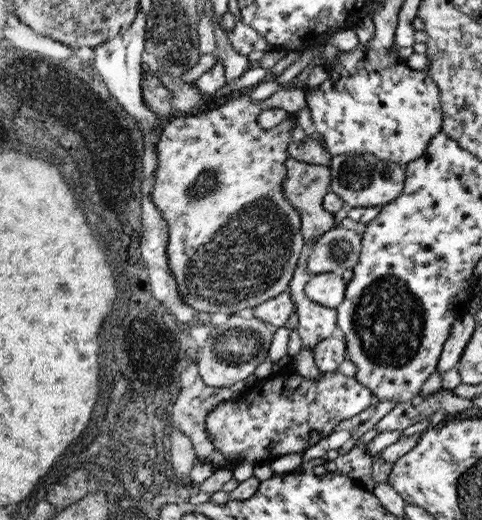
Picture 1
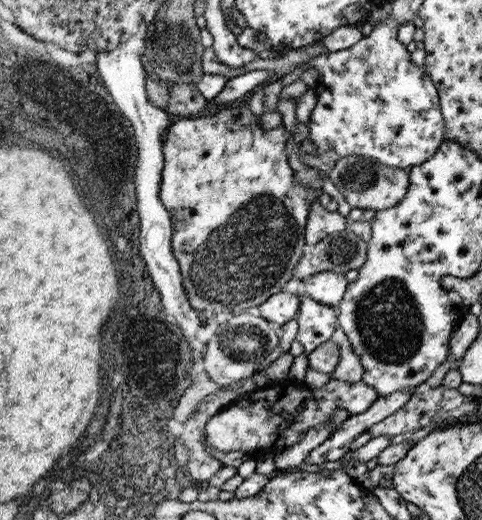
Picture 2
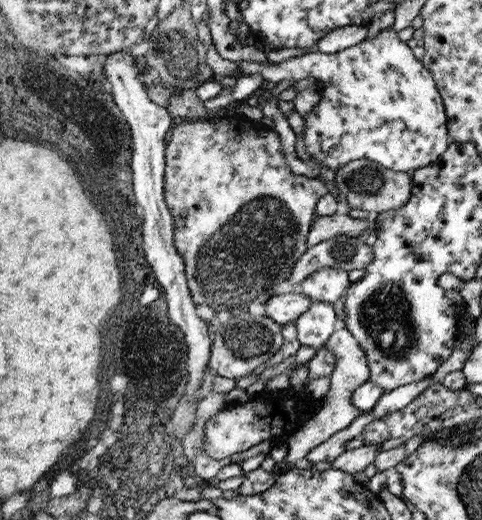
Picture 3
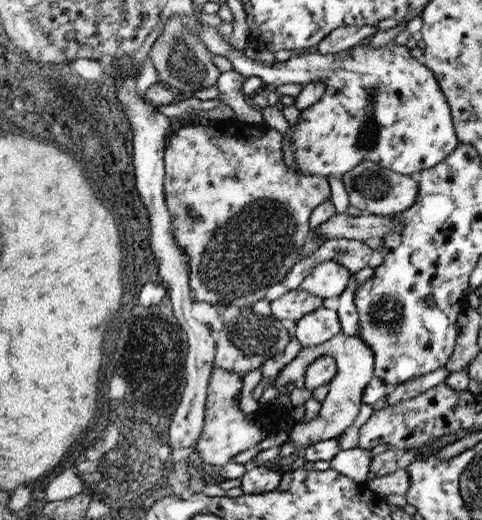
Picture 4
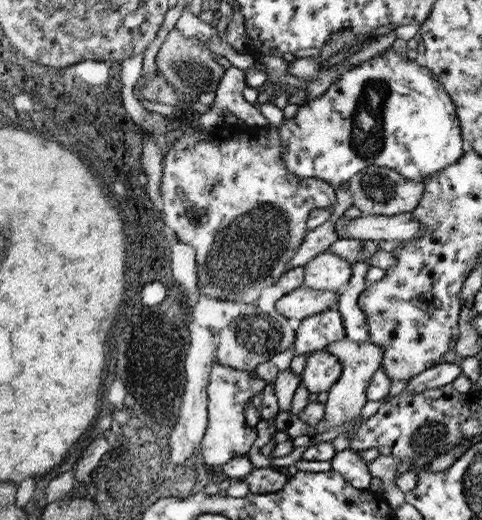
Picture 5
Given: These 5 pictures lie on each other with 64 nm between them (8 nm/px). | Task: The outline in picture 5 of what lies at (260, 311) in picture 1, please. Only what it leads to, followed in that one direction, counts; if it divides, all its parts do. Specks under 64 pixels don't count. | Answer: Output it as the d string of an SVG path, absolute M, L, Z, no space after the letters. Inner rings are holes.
M301 287L293 292L286 293L276 302L276 311L290 318L302 320L308 316L314 316L318 312L330 310L333 304L339 302L344 290L337 292L320 292L312 288Z

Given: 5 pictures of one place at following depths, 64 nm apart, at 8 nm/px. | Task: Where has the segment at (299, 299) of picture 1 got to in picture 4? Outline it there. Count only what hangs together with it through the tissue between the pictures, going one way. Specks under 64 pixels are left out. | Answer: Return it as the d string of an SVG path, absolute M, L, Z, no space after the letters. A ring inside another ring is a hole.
M322 306L296 321L294 336L301 348L320 346L341 334L337 310Z

